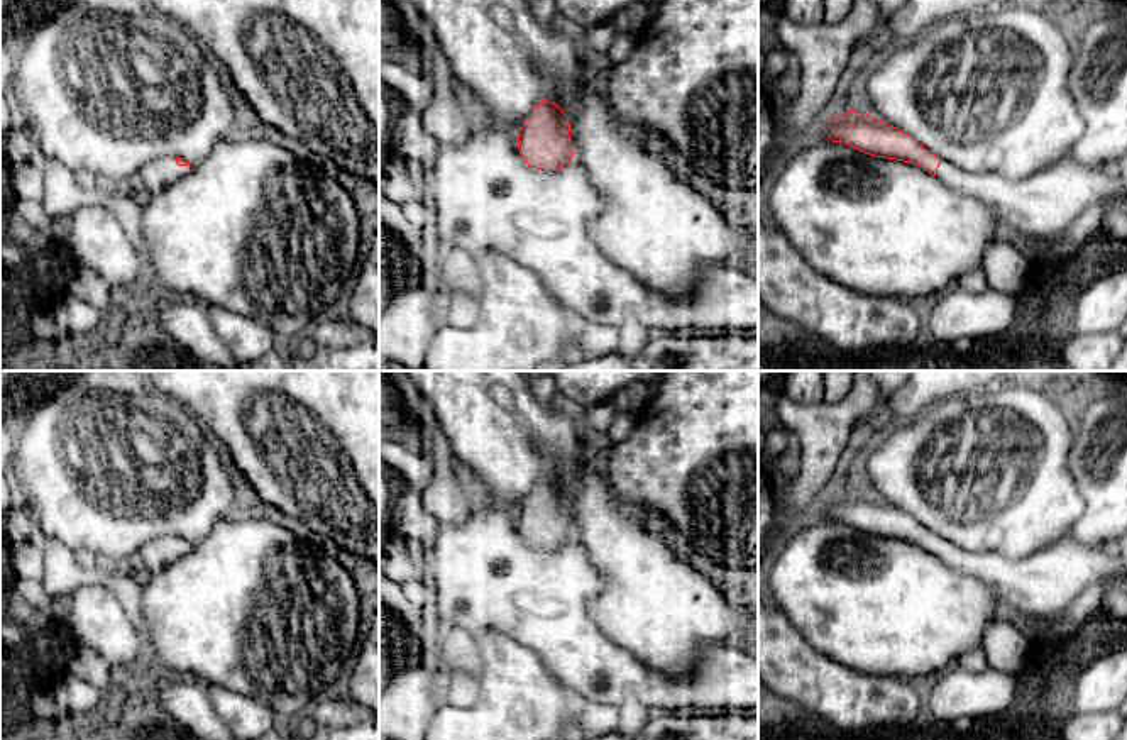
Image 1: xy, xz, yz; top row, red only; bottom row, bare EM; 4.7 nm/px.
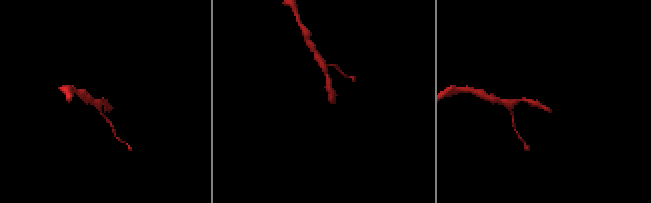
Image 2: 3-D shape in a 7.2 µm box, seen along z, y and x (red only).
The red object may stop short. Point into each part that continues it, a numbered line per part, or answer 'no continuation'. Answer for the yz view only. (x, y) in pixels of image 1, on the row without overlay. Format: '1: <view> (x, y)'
1: yz (1039, 588)

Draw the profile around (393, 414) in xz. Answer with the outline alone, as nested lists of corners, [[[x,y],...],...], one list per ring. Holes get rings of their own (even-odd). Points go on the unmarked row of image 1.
[[[379,371],[379,427],[399,430],[408,440],[415,435],[416,418],[408,410],[388,371]]]

